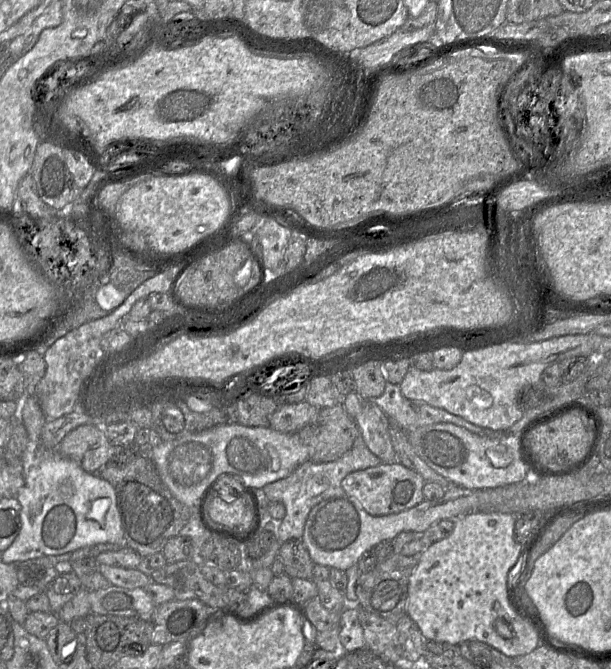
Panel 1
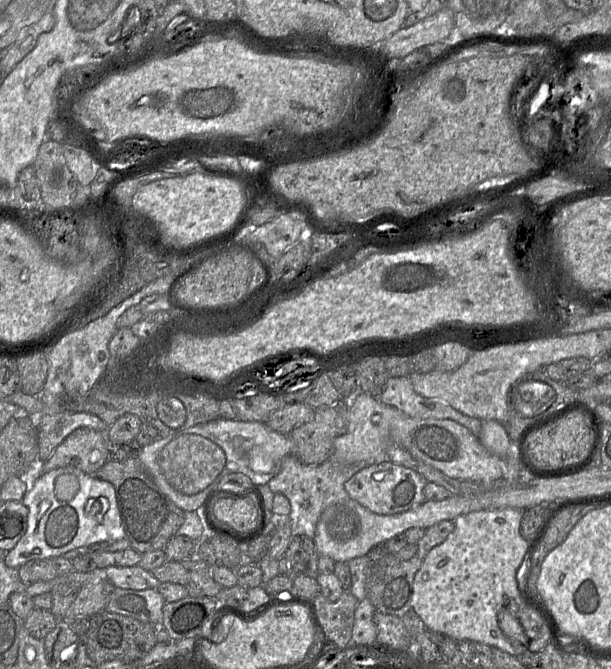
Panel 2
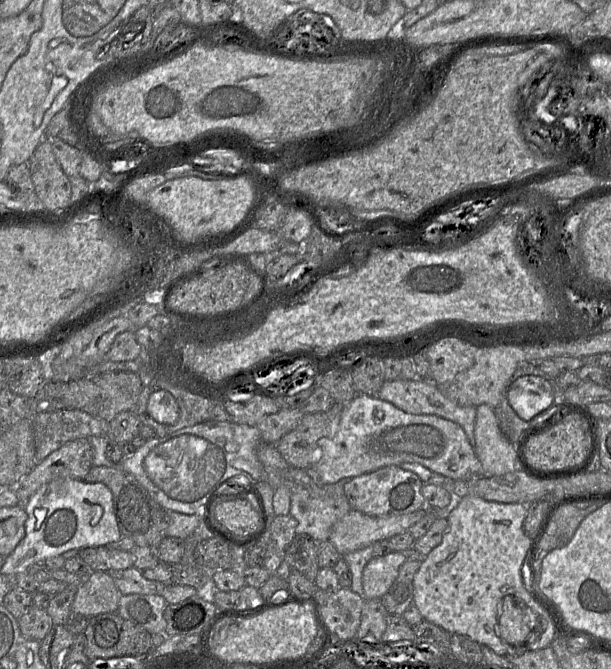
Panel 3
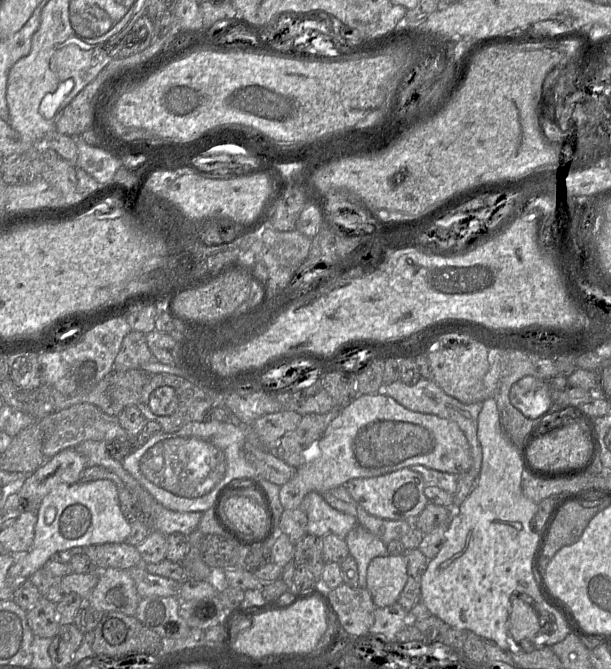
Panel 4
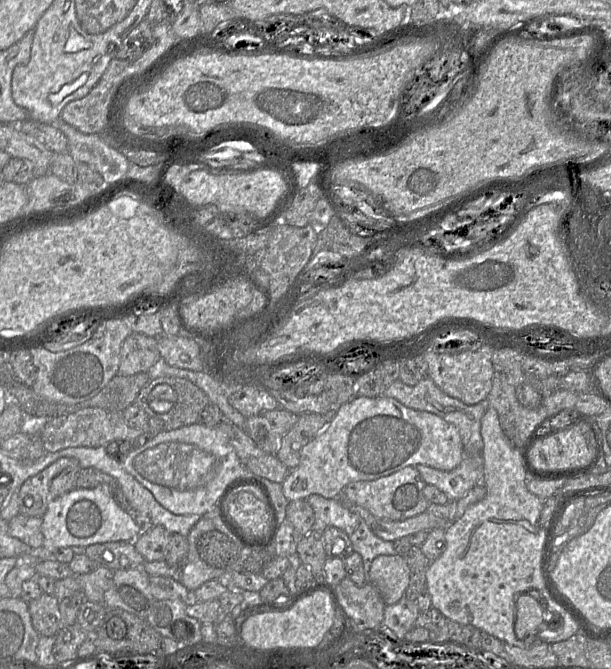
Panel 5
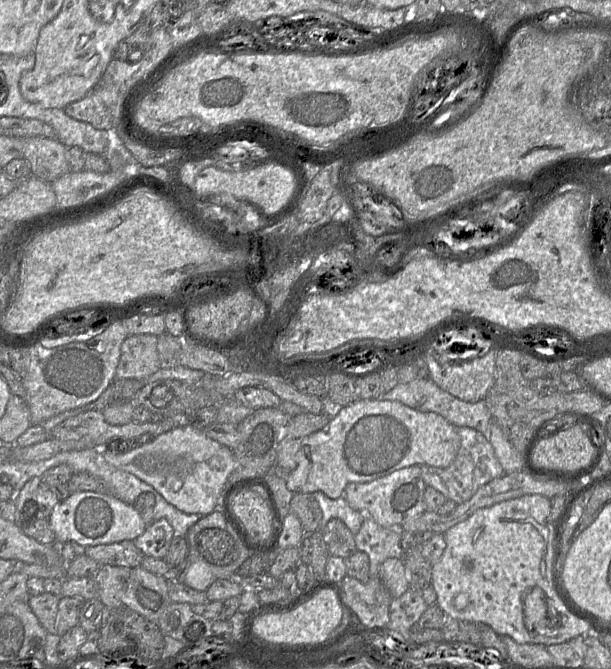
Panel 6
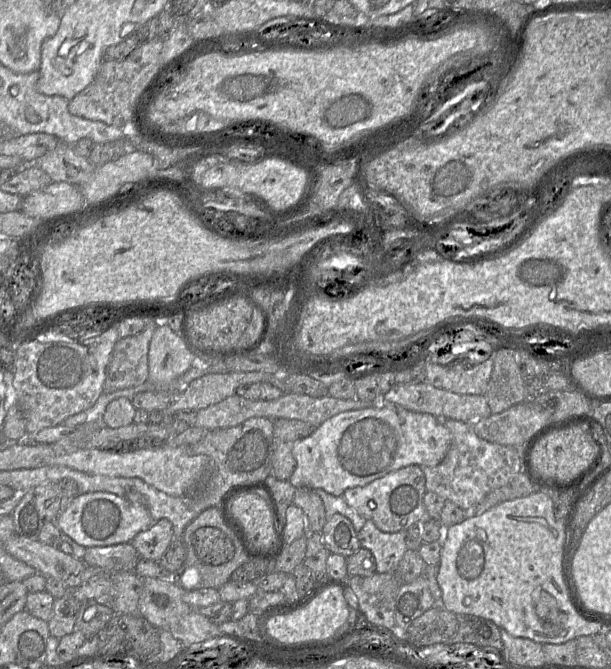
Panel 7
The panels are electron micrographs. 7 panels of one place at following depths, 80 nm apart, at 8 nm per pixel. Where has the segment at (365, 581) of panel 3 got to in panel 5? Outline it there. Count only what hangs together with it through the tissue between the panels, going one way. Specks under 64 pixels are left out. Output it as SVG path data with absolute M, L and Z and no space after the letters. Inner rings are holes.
M380 555L370 566L368 582L375 586L385 605L397 603L409 585L410 568L400 555Z

